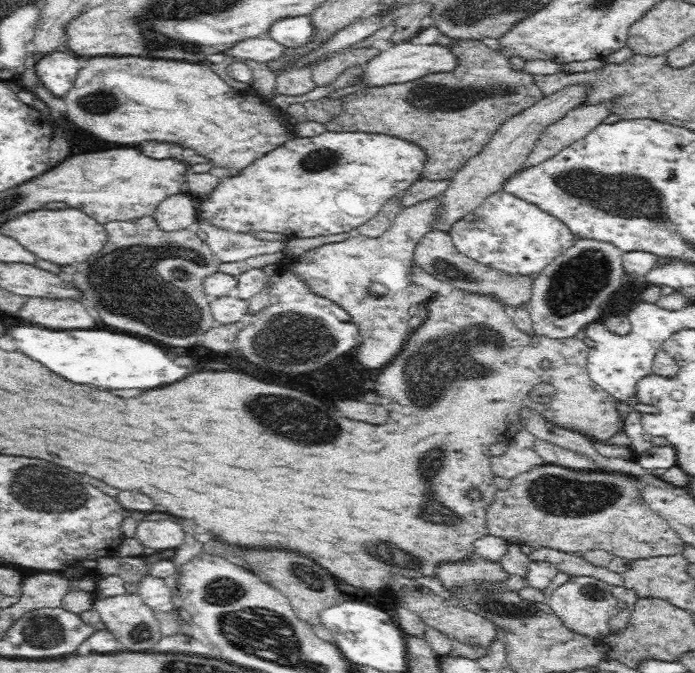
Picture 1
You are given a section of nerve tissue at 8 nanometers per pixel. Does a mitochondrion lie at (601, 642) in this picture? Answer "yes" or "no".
no

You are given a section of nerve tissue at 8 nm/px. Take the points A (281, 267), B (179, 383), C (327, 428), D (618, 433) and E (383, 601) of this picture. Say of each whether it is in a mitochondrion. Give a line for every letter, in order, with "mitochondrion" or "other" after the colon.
A: other
B: other
C: mitochondrion
D: other
E: other

